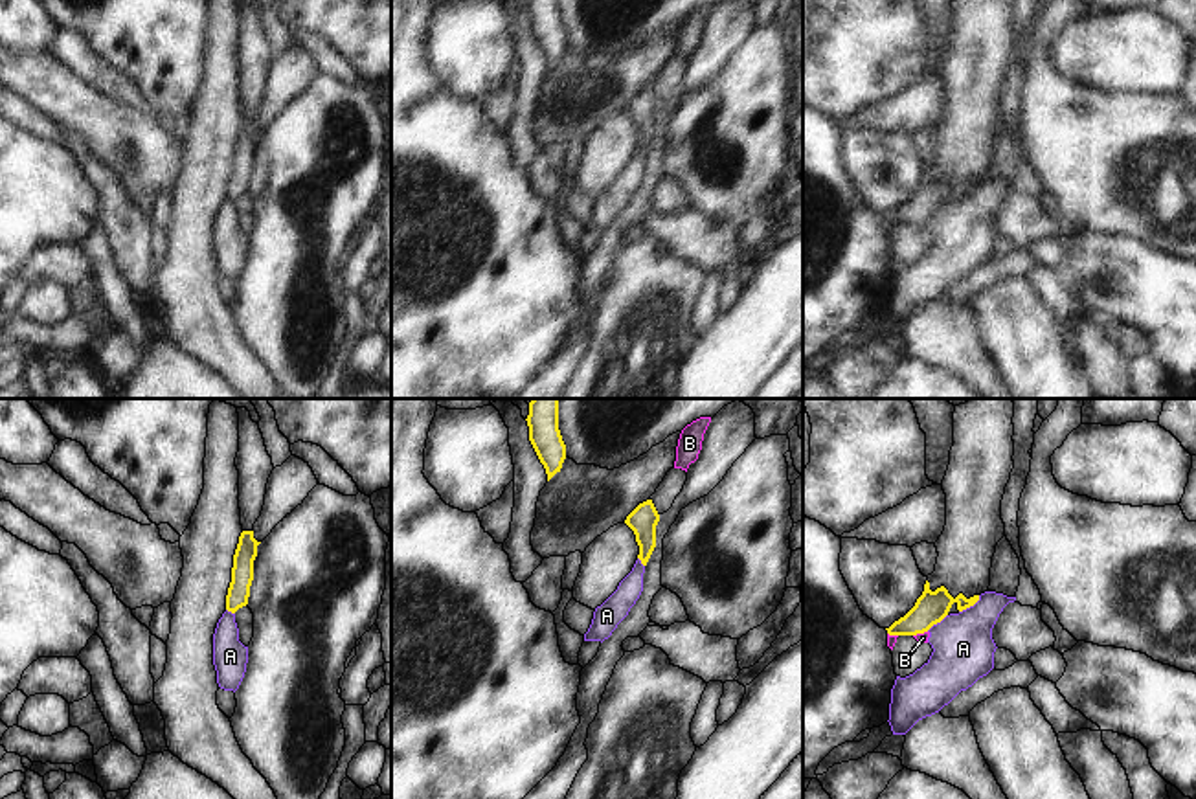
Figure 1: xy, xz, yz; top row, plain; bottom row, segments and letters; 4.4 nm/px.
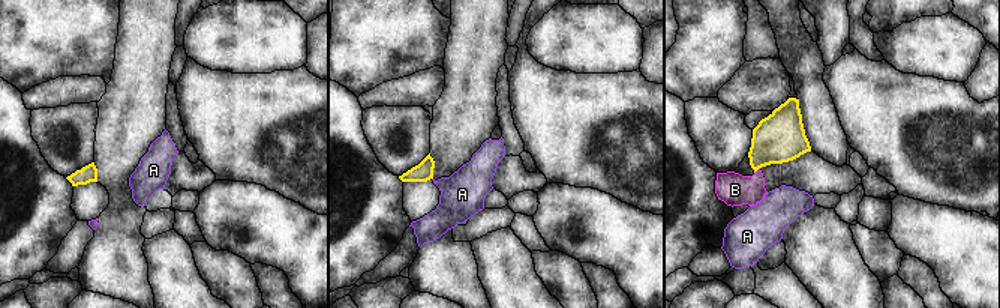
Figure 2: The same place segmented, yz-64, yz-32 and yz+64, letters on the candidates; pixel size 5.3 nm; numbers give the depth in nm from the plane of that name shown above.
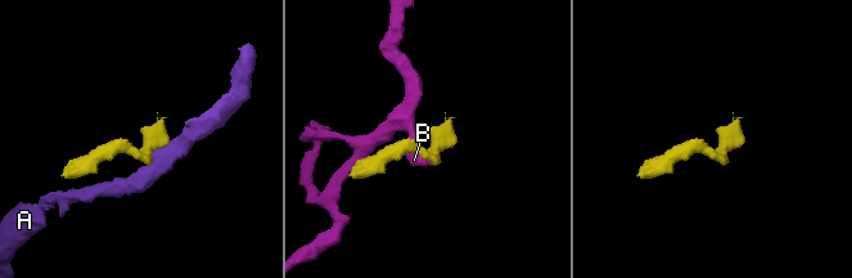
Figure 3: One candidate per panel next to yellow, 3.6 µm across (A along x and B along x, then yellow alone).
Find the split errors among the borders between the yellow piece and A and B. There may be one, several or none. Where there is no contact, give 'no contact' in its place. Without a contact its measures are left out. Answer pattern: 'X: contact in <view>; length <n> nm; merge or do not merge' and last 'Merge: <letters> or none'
A: contact in yz; length 120 nm; do not merge
B: contact in yz; length 70 nm; do not merge
Merge: none

